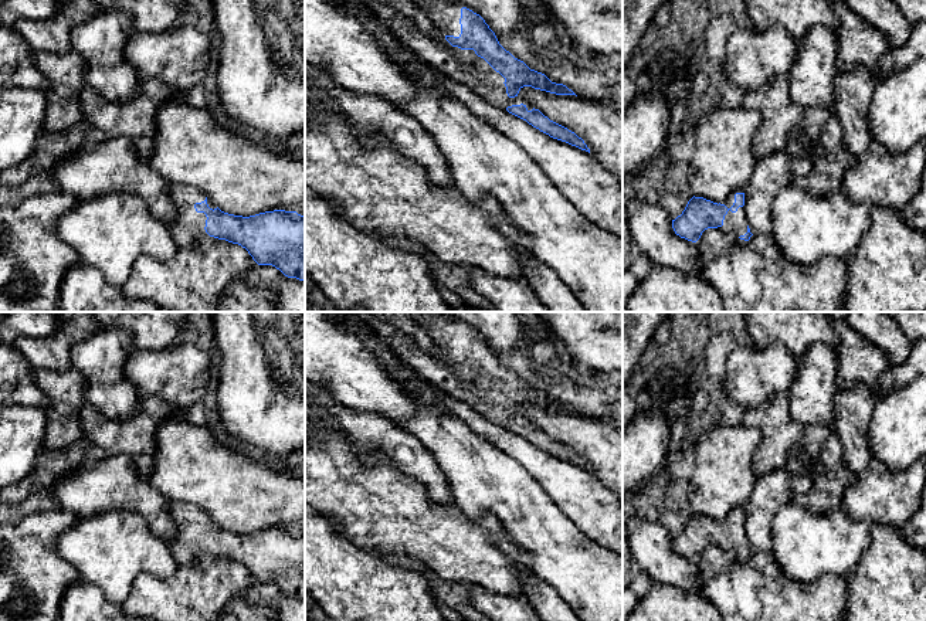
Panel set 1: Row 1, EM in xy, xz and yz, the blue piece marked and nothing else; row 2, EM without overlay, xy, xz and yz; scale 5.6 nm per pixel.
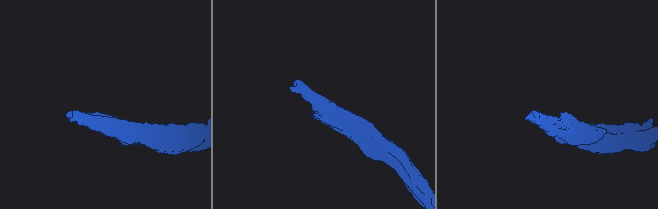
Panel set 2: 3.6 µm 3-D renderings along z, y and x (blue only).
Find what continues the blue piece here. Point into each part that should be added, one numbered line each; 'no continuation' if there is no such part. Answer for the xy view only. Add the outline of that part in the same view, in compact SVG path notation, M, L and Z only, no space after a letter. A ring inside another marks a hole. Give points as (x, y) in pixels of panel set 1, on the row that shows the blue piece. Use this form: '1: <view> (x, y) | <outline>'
1: xy (187, 224) | M169 183L166 186L169 197L177 208L177 214L166 220L170 235L179 248L190 247L200 235L208 235L204 230L206 214L197 213L196 203L206 200L206 196L196 187Z

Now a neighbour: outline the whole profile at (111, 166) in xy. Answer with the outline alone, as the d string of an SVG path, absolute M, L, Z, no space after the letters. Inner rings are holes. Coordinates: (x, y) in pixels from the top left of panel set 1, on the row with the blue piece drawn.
M106 138L75 150L58 162L48 177L57 190L75 196L78 201L128 193L142 197L159 220L177 214L166 191L169 181L146 159L140 159L133 143L125 138Z

